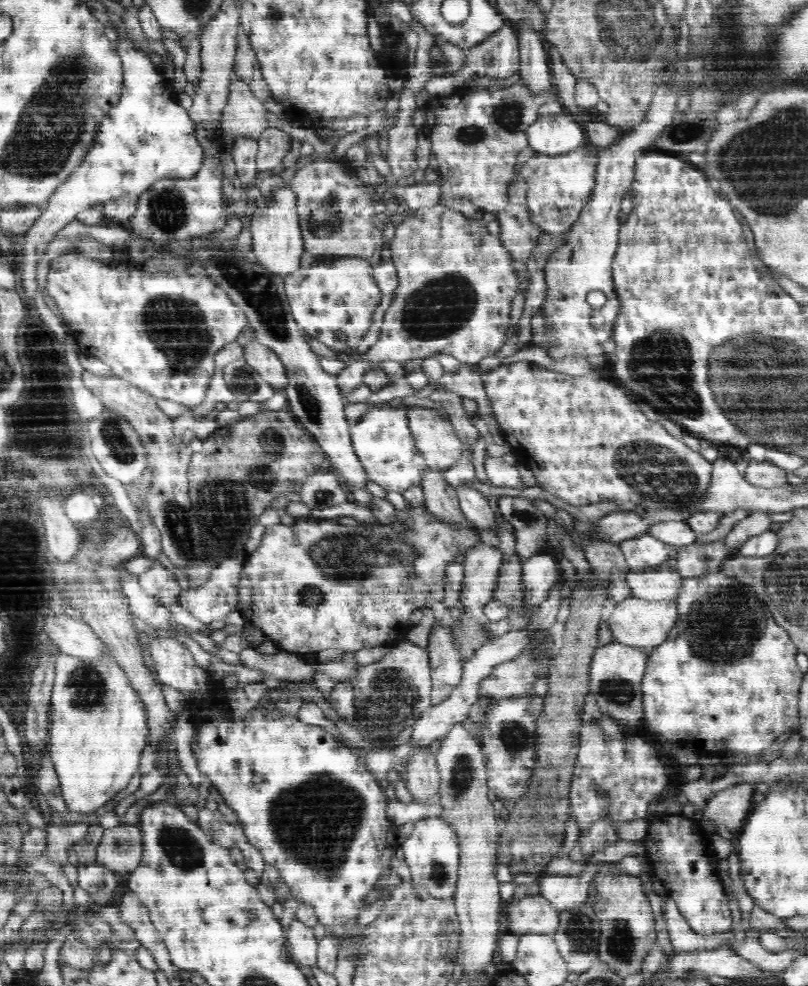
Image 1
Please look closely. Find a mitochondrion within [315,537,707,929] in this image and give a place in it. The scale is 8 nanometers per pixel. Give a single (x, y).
(385, 709)

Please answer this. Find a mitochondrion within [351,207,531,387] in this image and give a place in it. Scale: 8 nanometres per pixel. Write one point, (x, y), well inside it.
(437, 309)

